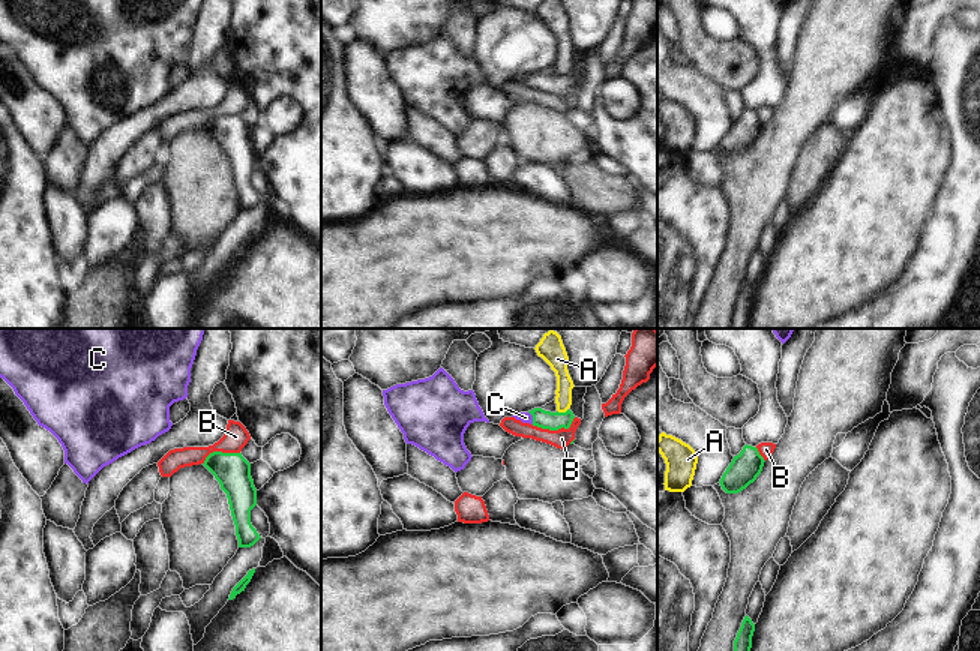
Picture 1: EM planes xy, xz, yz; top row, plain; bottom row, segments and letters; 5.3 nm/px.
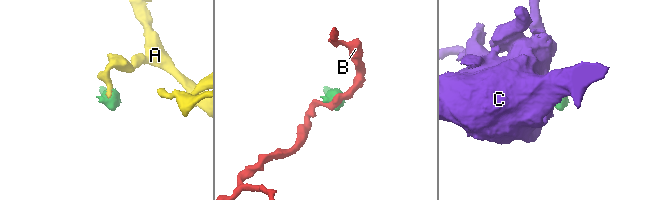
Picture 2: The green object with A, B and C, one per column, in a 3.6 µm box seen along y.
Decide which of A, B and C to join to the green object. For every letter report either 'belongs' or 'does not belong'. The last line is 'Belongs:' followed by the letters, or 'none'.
A: does not belong
B: does not belong
C: belongs
Belongs: C

